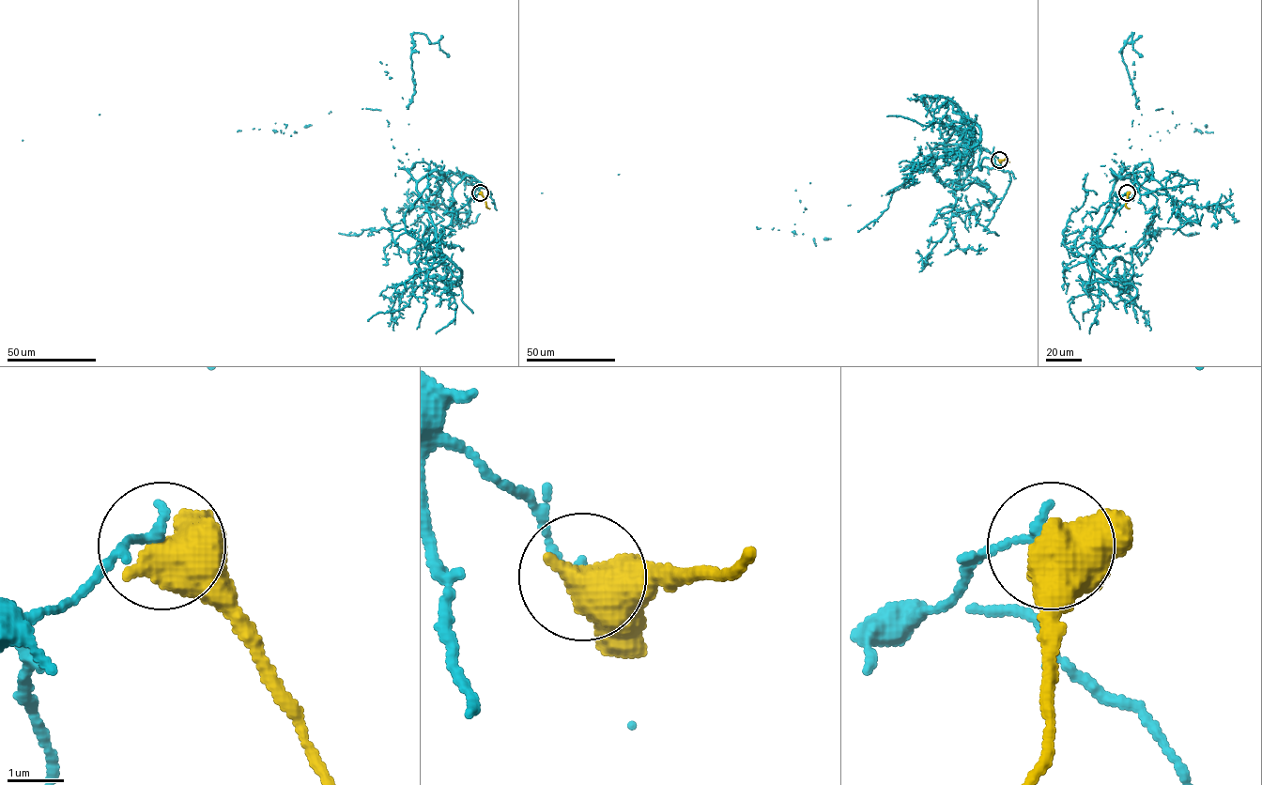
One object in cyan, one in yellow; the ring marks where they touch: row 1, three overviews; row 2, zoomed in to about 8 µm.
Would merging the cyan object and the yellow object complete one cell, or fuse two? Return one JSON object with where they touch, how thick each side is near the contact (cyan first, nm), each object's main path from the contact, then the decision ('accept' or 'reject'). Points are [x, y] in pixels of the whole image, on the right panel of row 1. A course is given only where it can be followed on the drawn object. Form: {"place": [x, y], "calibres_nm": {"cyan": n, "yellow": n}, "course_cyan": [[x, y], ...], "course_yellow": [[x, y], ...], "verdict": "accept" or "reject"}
{"place": [1127, 192], "calibres_nm": {"cyan": 190, "yellow": 750}, "course_cyan": [[1127, 192], [1098, 235], [1123, 170], [1115, 154], [1131, 146], [1132, 120], [1161, 108], [1201, 131], [1160, 140]], "course_yellow": [[1127, 192], [1125, 207], [1130, 208]], "verdict": "reject"}

